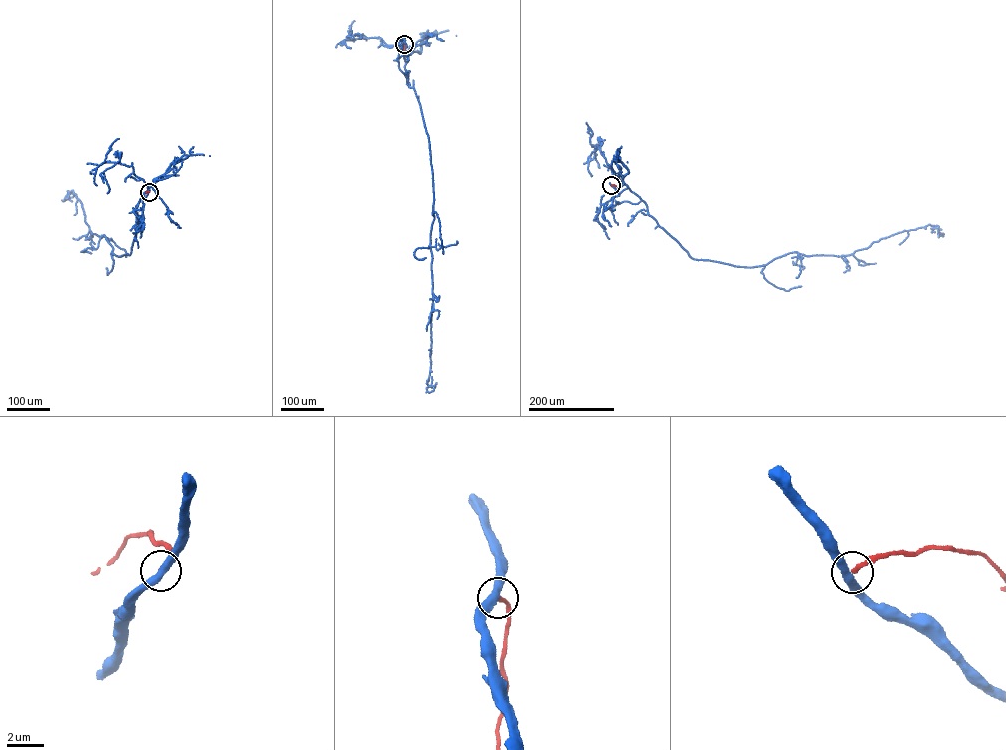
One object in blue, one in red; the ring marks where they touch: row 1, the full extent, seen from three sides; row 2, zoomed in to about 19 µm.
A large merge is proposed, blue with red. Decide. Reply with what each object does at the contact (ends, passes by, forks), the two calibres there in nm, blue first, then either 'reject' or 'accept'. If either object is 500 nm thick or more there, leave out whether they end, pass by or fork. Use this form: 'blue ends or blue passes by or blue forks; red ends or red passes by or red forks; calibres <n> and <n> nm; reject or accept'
blue passes by; red ends; calibres 420 and 220 nm; reject

